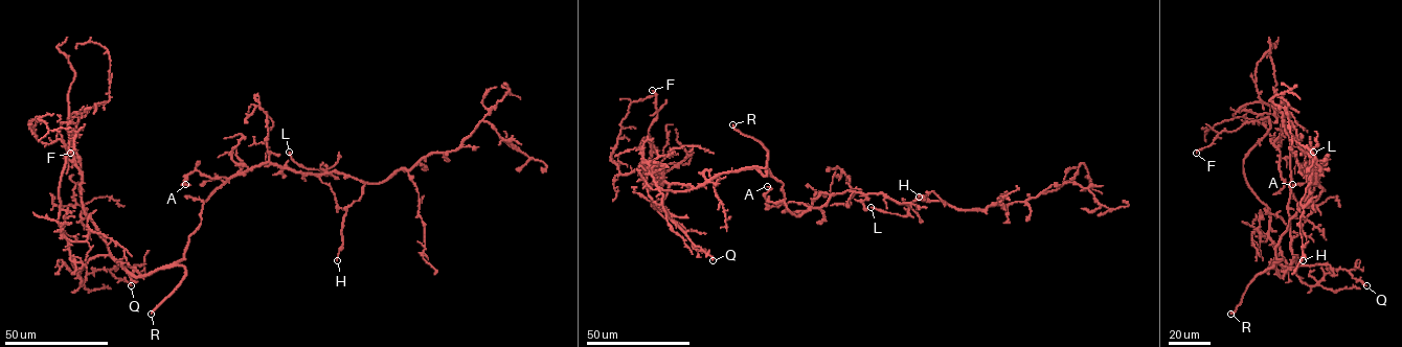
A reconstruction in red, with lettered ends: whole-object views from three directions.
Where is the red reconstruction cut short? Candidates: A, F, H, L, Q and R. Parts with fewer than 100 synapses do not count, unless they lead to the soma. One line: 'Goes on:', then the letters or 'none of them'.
Goes on: R

